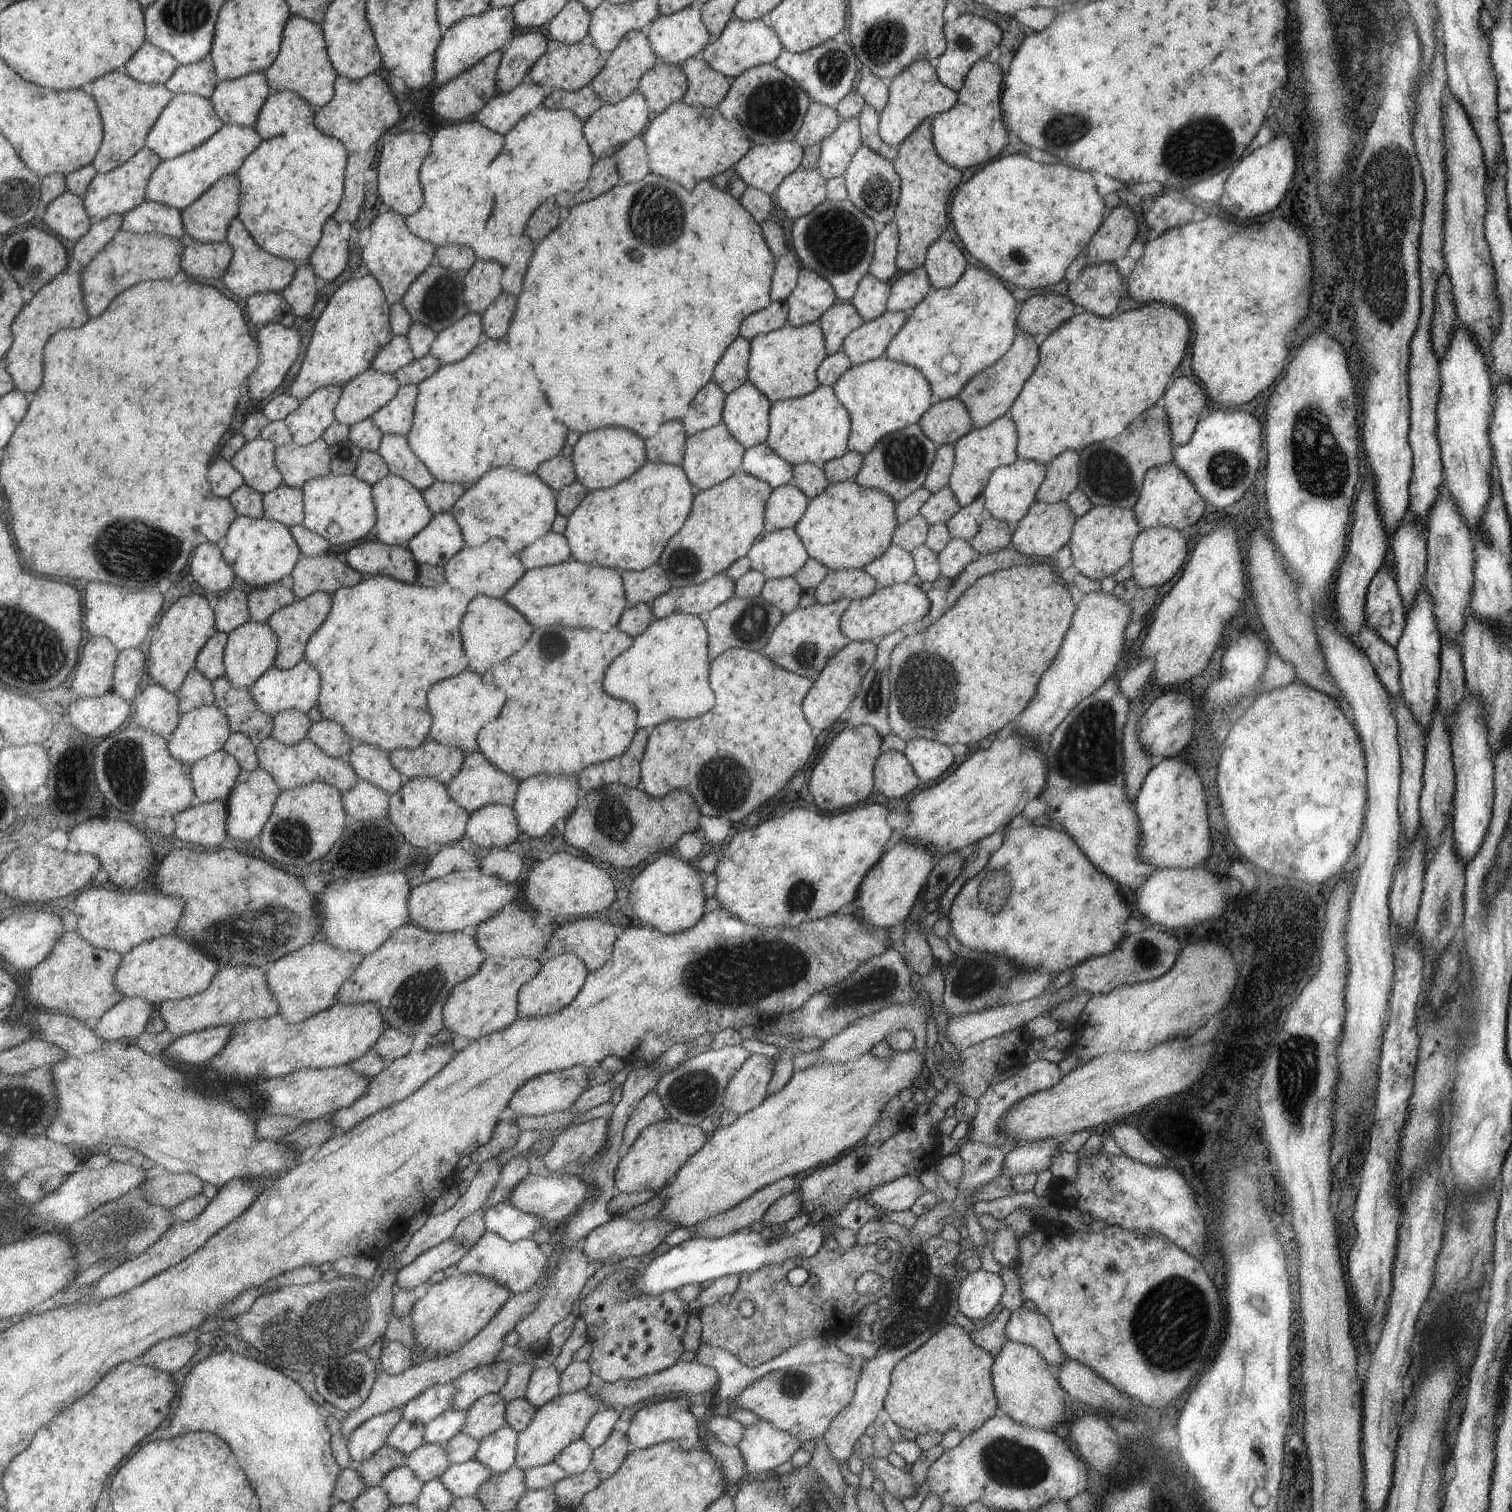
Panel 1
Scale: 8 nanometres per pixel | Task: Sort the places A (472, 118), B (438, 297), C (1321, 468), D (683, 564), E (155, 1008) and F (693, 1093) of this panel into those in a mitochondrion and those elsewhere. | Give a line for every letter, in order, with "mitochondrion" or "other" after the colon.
A: other
B: mitochondrion
C: mitochondrion
D: mitochondrion
E: other
F: mitochondrion

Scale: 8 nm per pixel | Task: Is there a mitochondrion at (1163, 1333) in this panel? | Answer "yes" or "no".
yes

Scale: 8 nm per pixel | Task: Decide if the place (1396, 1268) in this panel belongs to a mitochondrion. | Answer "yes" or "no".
no

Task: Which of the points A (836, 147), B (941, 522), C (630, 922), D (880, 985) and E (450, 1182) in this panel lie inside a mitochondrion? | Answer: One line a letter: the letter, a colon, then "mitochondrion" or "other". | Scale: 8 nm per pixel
A: other
B: other
C: other
D: mitochondrion
E: other

